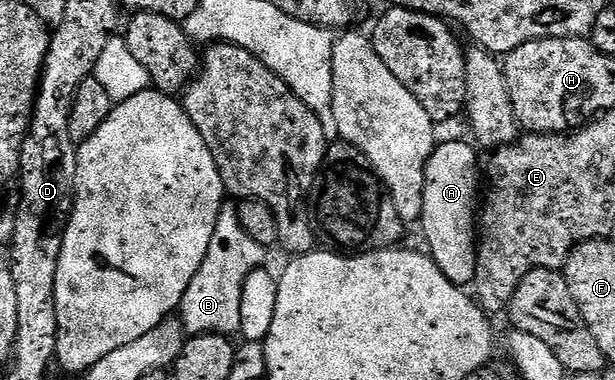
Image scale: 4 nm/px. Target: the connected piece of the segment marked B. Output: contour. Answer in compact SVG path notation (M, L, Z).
M228 201L218 213L218 225L214 225L214 237L210 237L210 249L206 249L206 261L202 261L202 269L194 273L194 281L190 281L190 289L186 289L180 302L178 318L189 336L211 334L235 336L240 329L242 287L246 277L265 262L263 261L266 255L265 248L260 247L258 241L254 241L254 237L246 233L246 229L242 229L236 209L237 204Z

